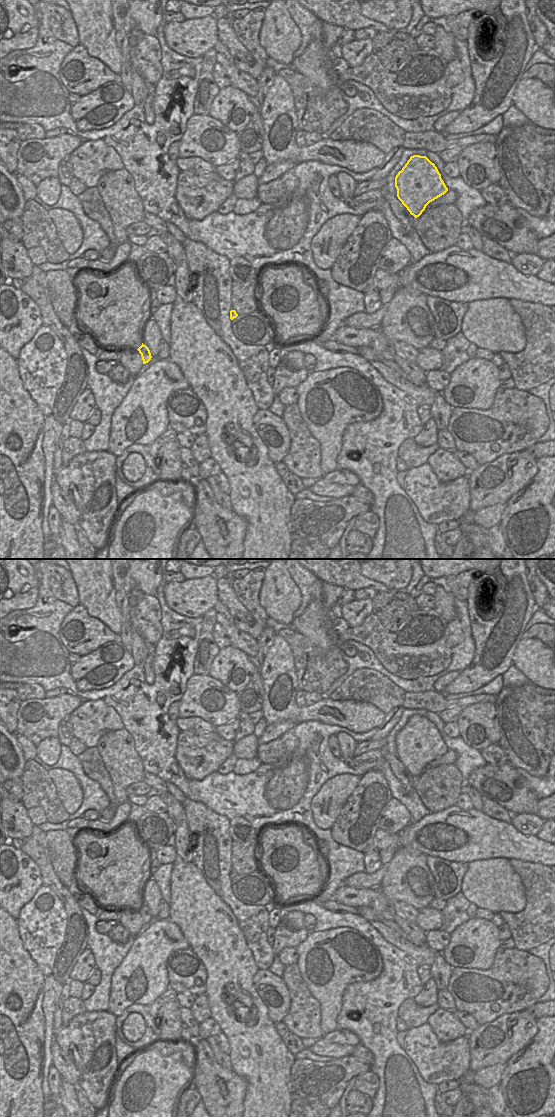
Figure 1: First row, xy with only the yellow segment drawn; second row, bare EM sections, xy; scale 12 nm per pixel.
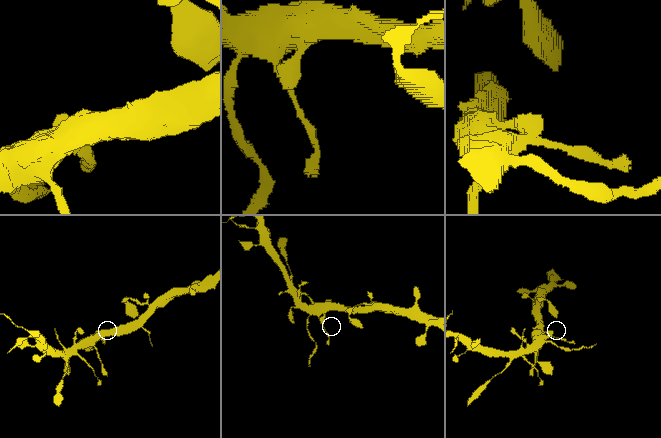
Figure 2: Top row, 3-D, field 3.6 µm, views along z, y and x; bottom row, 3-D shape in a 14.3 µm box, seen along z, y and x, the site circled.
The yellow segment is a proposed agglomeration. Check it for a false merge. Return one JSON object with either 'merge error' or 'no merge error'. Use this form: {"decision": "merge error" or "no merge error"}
{"decision": "merge error"}

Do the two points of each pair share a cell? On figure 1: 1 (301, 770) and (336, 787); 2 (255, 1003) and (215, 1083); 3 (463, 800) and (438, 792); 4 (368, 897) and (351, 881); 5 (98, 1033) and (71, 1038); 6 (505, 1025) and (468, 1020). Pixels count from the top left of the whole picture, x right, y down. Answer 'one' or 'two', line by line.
1: two
2: two
3: two
4: two
5: one
6: two

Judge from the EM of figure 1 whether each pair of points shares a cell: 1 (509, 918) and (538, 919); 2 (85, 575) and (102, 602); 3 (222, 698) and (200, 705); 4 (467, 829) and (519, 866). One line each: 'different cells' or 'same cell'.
1: same cell
2: same cell
3: same cell
4: different cells

